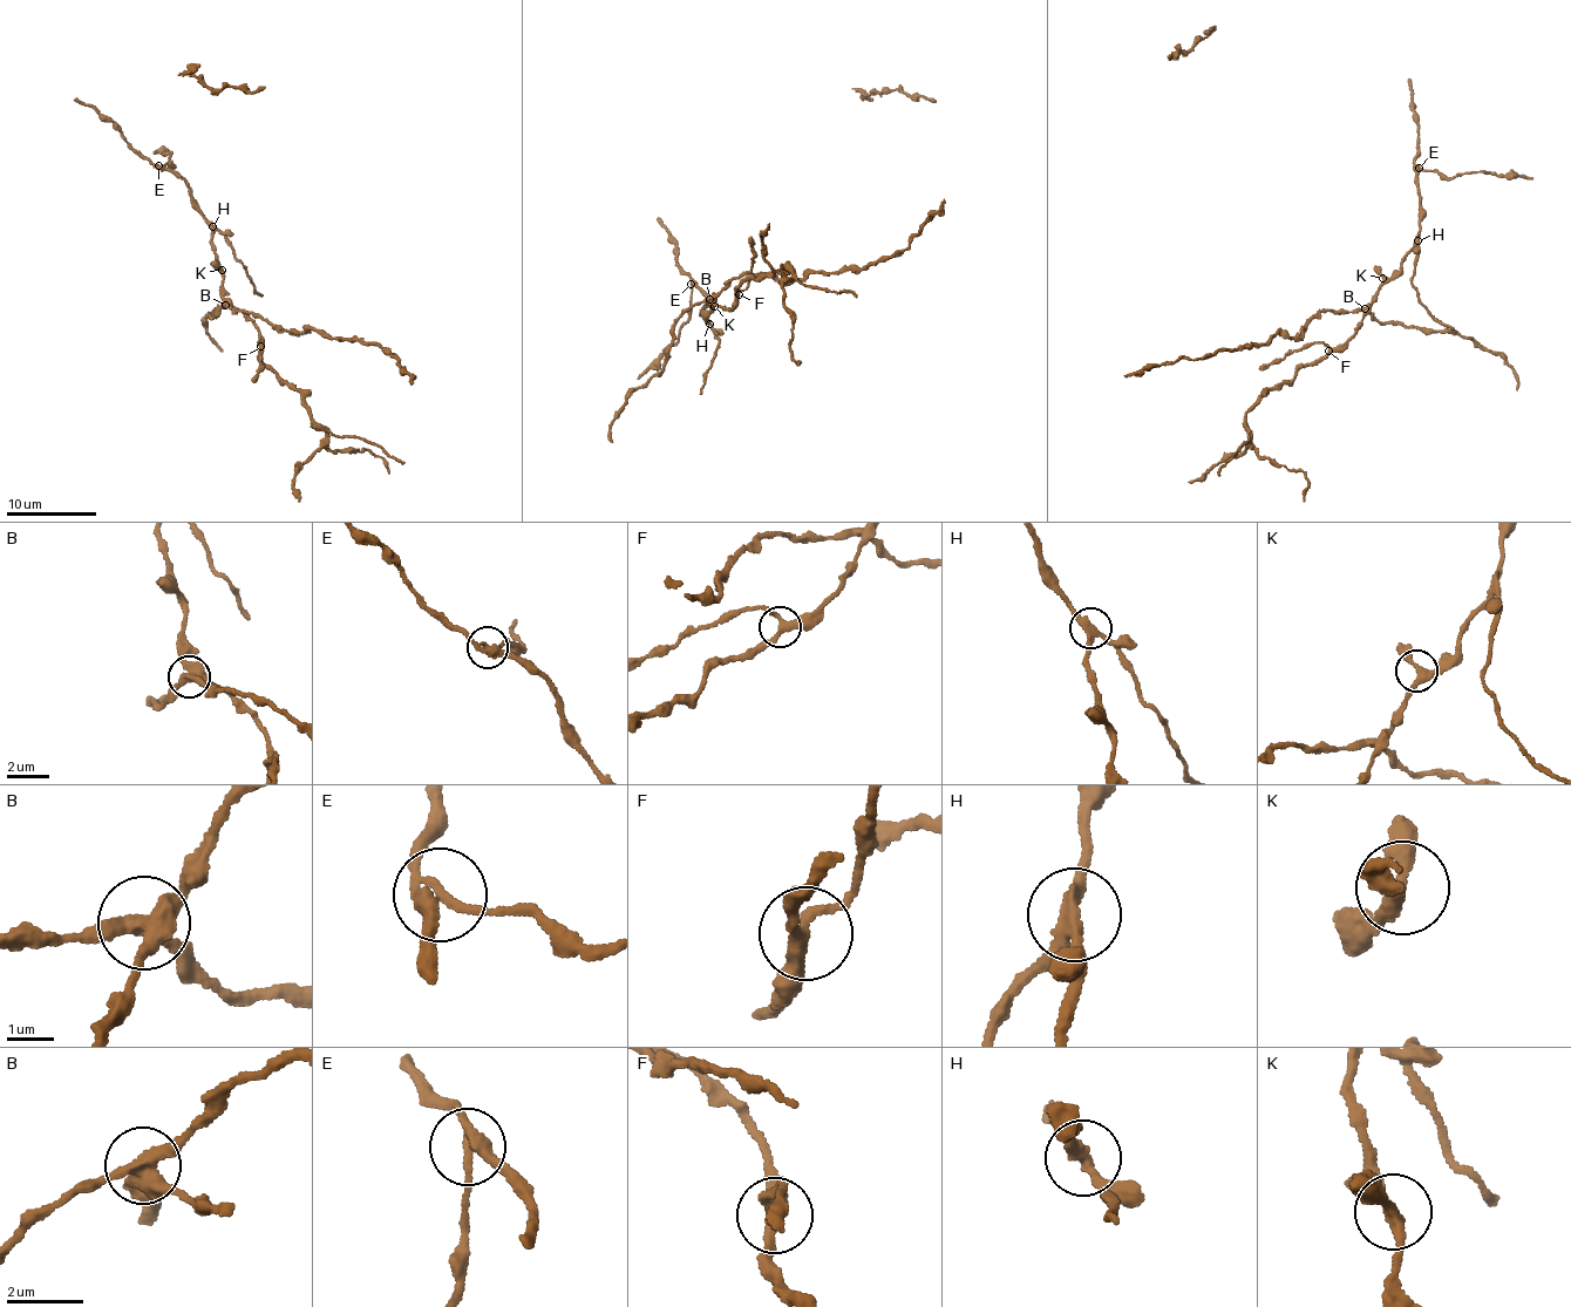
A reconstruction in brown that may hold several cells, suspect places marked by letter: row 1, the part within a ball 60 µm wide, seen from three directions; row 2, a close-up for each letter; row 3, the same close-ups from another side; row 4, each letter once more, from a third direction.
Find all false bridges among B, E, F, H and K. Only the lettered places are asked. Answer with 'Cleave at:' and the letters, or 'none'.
Cleave at: B, E, H

